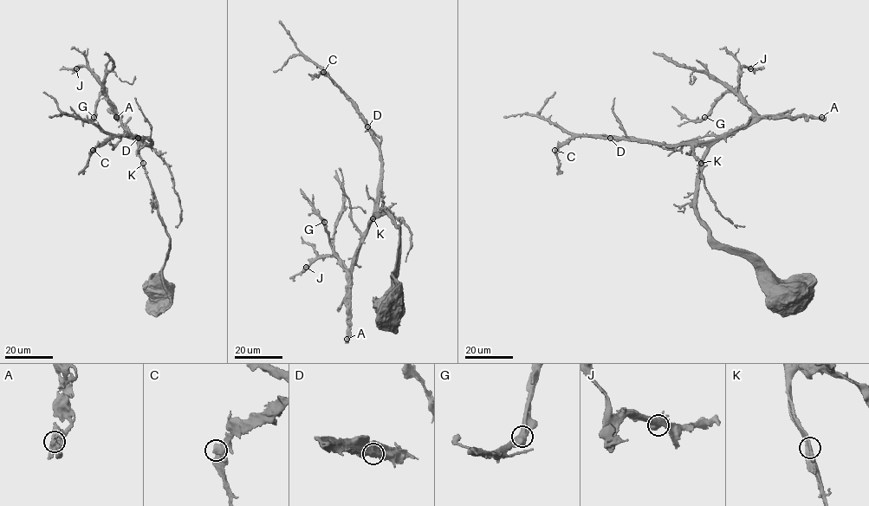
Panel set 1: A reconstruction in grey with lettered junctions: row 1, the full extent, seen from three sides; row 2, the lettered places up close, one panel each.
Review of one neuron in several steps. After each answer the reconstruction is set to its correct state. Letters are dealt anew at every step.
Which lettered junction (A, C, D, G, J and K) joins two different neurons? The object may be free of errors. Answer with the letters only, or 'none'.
none

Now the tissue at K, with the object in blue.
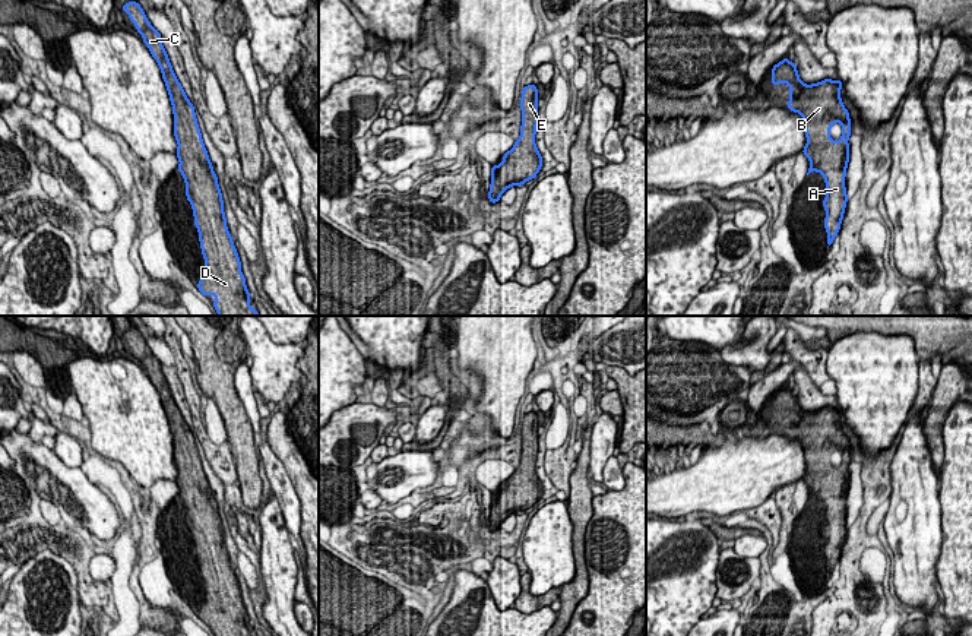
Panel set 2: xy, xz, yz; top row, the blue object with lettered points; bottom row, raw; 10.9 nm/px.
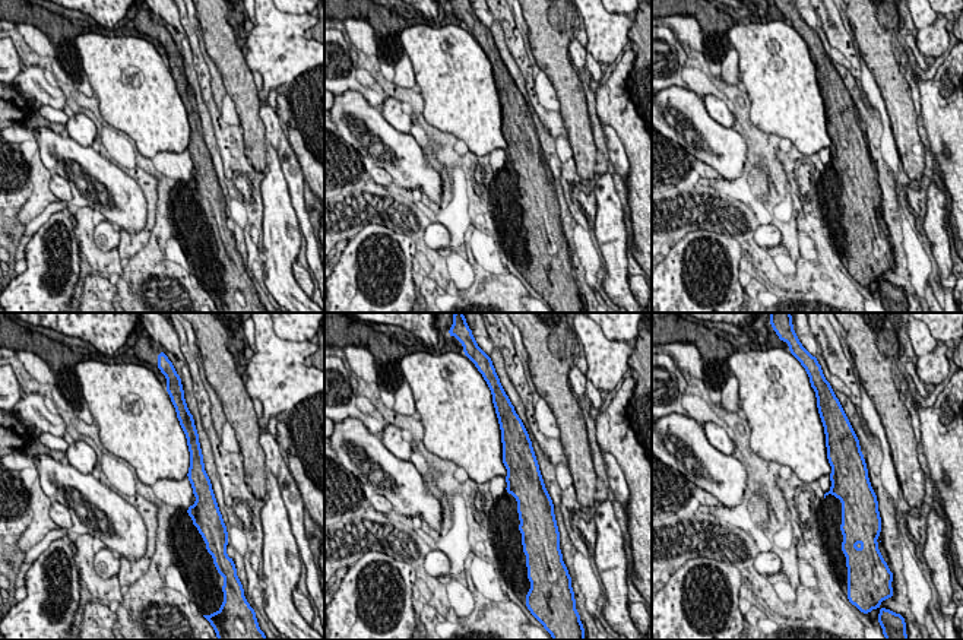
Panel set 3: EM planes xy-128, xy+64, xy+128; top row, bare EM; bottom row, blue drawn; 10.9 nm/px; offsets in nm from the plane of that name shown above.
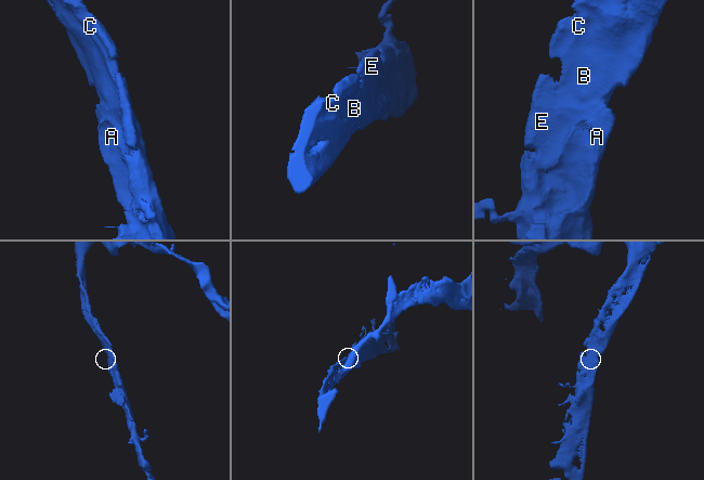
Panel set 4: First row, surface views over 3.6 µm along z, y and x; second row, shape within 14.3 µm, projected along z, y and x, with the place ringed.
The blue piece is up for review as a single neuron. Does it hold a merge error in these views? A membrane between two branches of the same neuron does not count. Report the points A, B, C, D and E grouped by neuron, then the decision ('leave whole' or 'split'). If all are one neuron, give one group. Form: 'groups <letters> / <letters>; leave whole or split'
groups A B C D E; leave whole

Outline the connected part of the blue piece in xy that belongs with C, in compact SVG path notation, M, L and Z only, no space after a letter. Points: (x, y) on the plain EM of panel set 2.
M127 329L121 339L127 339L136 358L142 363L152 385L161 395L174 442L174 463L178 471L177 497L186 510L186 523L191 532L194 553L199 560L206 602L199 607L197 617L203 623L216 623L215 636L251 636L250 620L241 599L241 589L227 554L222 520L213 499L194 433L178 409L161 361L151 352L143 336L136 329Z

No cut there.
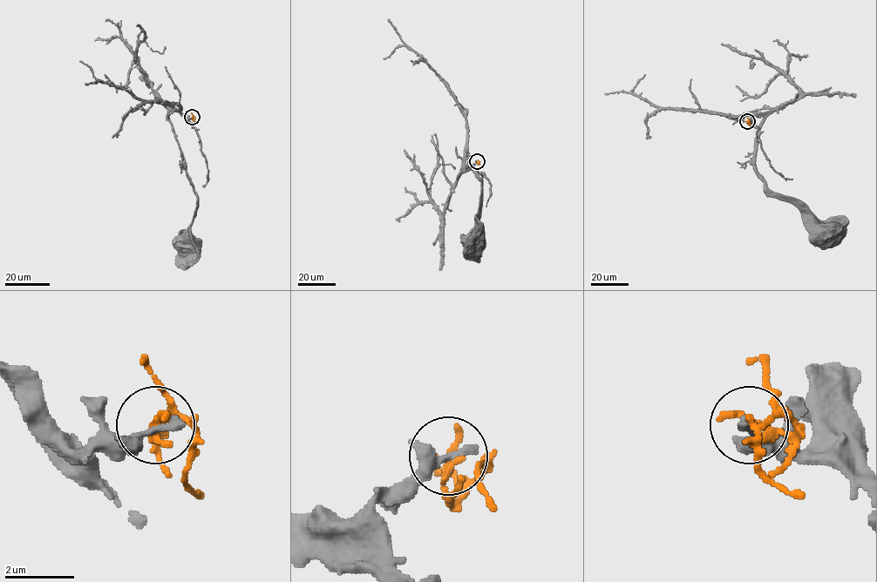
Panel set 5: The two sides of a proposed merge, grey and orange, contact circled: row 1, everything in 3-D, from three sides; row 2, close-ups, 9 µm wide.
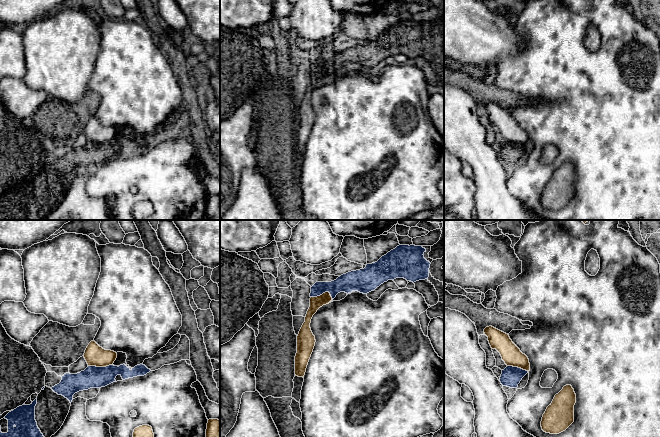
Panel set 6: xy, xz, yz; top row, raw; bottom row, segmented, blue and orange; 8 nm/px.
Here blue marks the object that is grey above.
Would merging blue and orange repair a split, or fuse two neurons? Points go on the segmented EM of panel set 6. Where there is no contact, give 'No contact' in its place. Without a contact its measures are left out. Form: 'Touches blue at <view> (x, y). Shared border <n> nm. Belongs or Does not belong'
Touches blue at xz (323, 292). Shared border 180 nm. Does not belong

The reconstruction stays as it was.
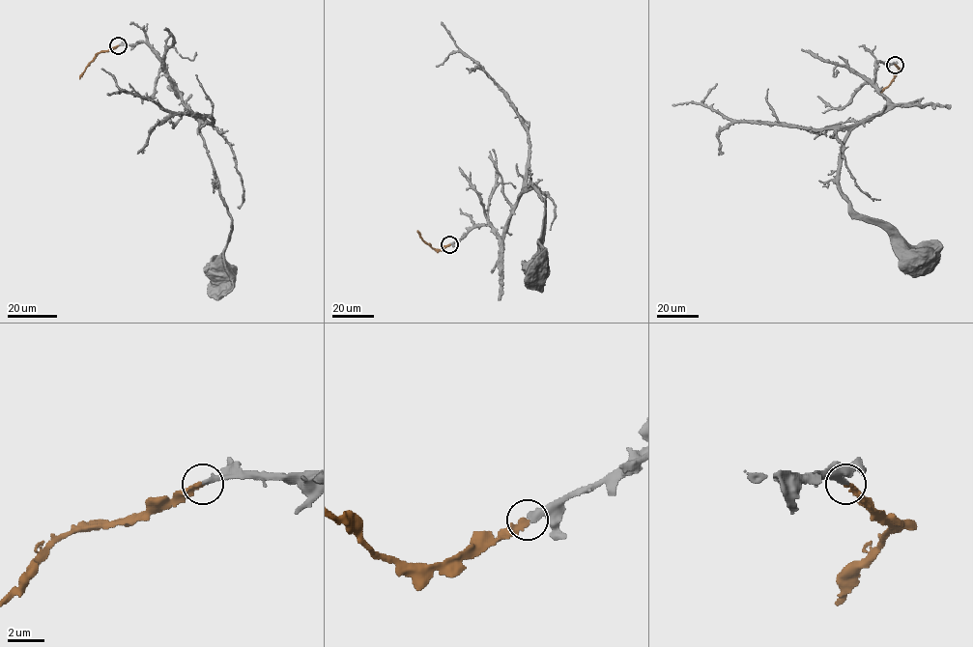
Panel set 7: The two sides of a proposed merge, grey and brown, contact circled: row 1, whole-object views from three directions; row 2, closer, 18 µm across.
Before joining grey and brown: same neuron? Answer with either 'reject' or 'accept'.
accept

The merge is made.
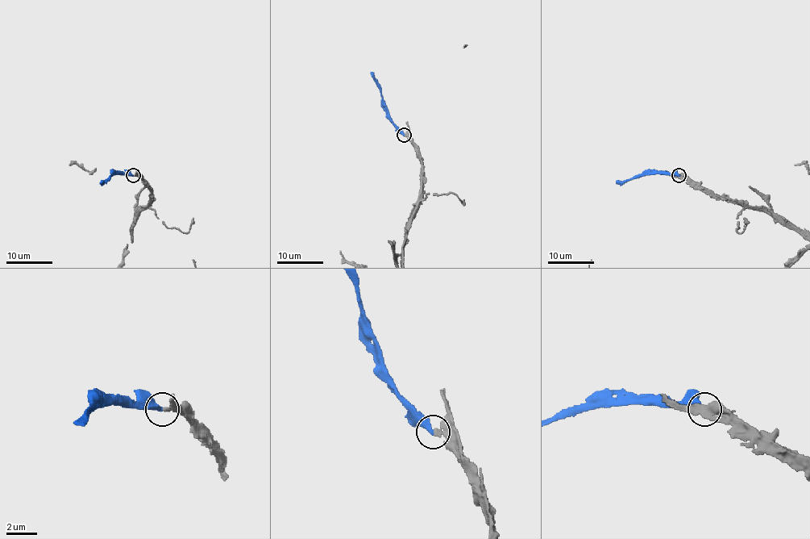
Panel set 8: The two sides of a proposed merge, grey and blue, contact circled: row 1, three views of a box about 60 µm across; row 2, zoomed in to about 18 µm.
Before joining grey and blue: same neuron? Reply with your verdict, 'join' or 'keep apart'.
join

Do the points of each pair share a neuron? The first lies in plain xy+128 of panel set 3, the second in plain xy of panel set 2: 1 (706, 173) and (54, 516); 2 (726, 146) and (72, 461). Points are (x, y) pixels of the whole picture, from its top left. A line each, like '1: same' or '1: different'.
1: same
2: different

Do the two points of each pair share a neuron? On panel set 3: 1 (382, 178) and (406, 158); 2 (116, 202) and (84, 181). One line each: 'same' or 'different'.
1: different
2: same

